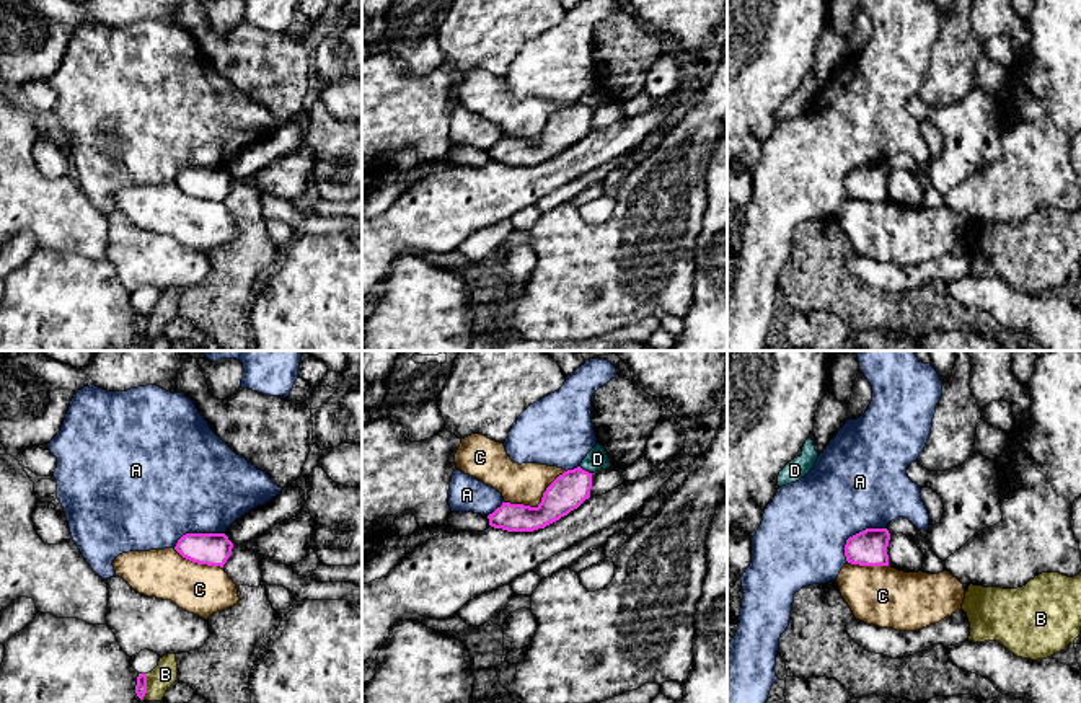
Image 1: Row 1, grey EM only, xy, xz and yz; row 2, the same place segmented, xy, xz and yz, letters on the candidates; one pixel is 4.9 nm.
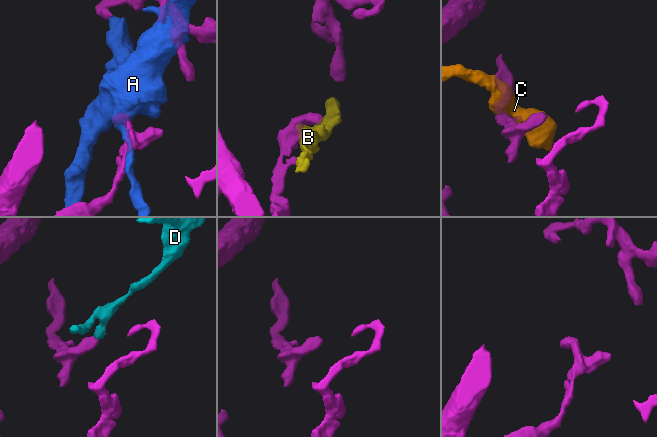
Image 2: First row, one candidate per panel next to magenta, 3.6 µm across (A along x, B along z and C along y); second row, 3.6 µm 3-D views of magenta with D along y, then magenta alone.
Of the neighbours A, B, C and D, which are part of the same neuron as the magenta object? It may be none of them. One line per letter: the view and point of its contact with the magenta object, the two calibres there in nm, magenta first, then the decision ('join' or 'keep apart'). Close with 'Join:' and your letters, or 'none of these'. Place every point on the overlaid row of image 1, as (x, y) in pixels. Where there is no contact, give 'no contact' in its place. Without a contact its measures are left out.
A: meets magenta in yz at (856, 534); 180 nm thick on the magenta side, 460 nm on the other; keep apart
B: meets magenta in xy at (145, 687); 60 nm thick on the magenta side, 120 nm on the other; keep apart
C: meets magenta in xz at (538, 504); 180 nm thick on the magenta side, 200 nm on the other; keep apart
D: meets magenta in xz at (584, 470); 180 nm thick on the magenta side, 110 nm on the other; keep apart
Join: none of these

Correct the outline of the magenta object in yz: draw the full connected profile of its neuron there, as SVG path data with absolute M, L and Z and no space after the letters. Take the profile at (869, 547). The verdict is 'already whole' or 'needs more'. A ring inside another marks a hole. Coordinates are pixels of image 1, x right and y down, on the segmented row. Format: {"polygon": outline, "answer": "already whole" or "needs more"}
{"polygon": "M866 528L846 540L845 556L851 564L889 566L890 533L887 528Z", "answer": "already whole"}

